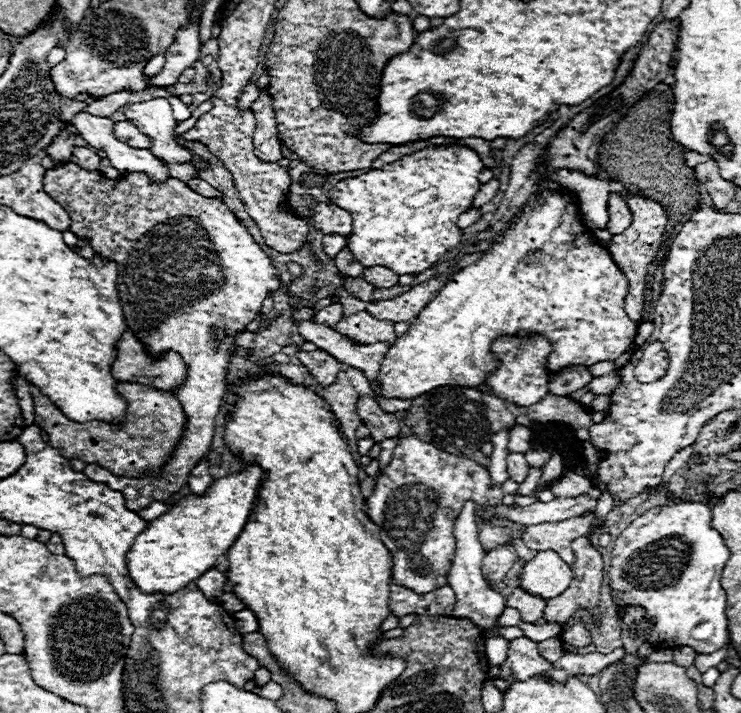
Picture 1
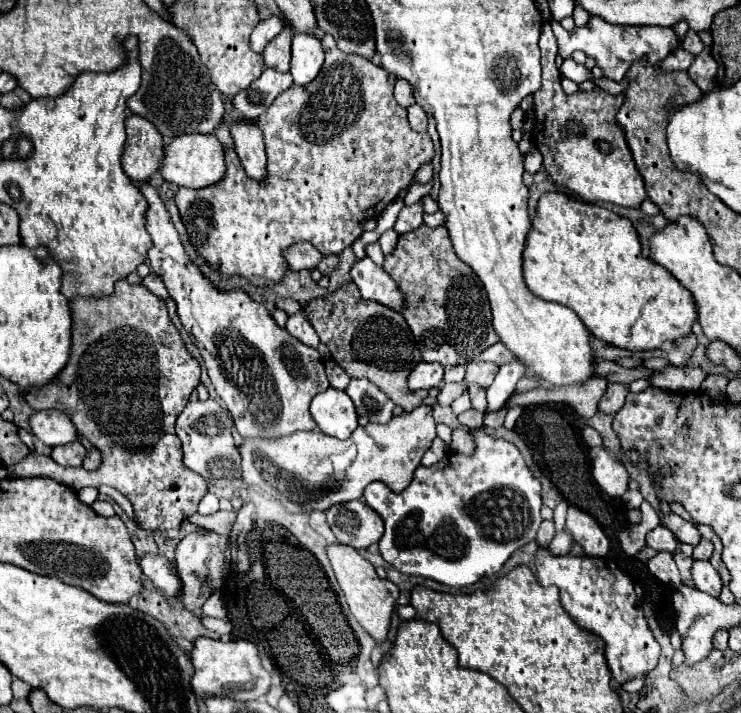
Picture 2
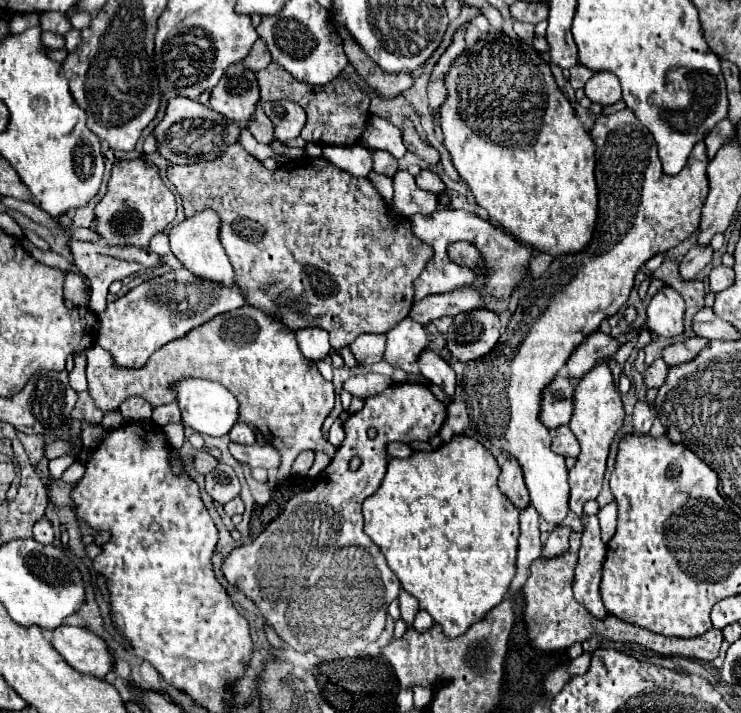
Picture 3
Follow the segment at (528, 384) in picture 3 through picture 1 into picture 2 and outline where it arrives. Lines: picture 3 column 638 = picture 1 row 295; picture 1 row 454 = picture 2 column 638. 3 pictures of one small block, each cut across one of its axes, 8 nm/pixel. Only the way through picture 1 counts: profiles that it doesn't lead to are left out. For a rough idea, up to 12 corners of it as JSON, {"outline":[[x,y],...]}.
{"outline":[[542,26],[536,146],[584,202],[636,208],[646,188],[616,112],[624,94],[566,94]]}

